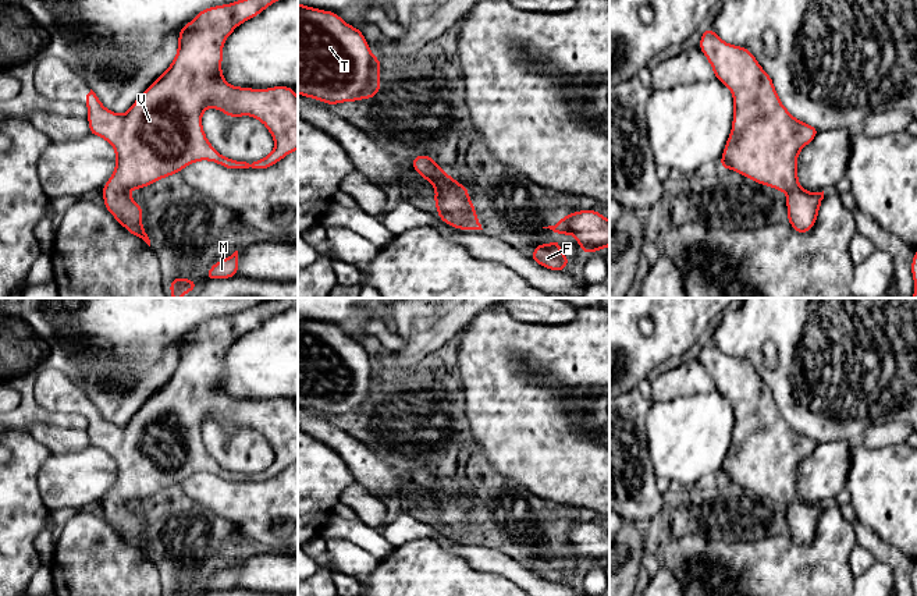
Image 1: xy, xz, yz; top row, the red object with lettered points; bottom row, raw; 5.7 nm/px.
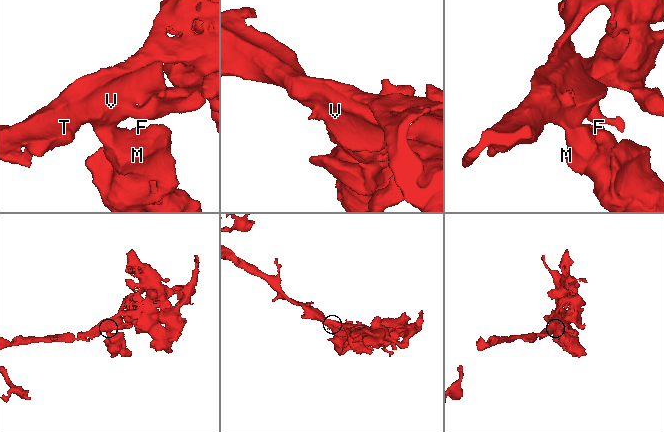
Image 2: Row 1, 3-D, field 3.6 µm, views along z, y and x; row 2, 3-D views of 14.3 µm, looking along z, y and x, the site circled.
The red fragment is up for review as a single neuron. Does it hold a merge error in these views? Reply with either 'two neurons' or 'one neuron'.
one neuron

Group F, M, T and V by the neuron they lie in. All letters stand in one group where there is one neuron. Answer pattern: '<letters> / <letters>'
F M T V

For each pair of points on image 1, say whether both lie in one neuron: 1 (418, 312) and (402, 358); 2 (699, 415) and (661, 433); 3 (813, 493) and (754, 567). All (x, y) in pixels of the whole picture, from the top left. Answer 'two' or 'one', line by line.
1: one
2: one
3: two

